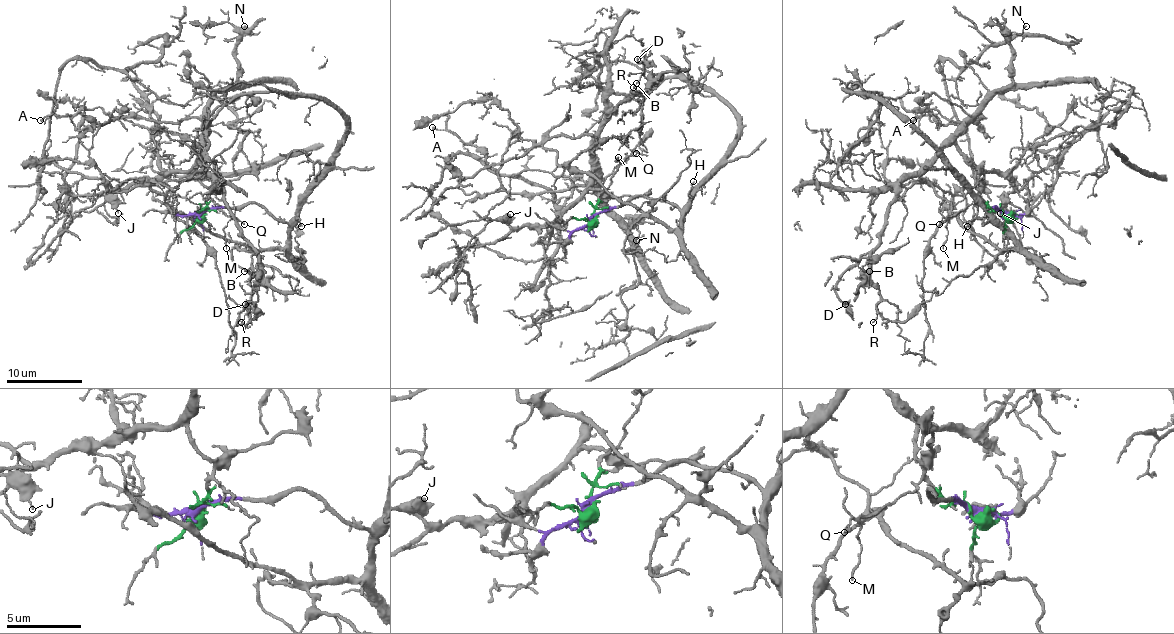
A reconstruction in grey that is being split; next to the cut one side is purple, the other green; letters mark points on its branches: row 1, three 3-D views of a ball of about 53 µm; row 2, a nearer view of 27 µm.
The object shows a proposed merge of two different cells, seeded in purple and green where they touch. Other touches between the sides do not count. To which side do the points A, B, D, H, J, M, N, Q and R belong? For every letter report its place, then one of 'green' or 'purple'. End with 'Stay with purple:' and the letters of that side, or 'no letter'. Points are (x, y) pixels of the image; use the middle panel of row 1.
A: at (432, 127); green
B: at (636, 83); green
D: at (637, 59); green
H: at (693, 181); purple
J: at (510, 214); green
M: at (618, 157); green
N: at (636, 240); green
Q: at (636, 153); green
R: at (633, 87); green
Stay with purple: H

